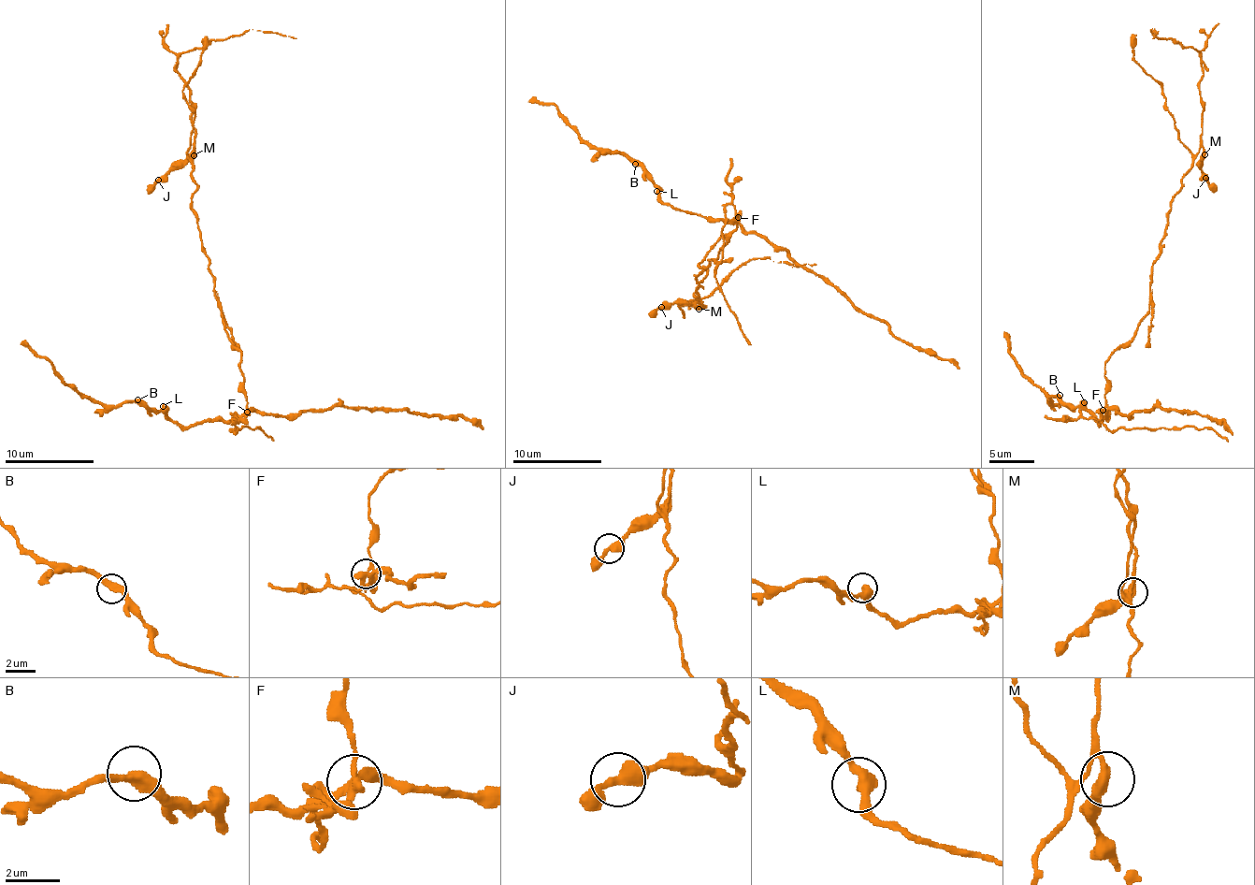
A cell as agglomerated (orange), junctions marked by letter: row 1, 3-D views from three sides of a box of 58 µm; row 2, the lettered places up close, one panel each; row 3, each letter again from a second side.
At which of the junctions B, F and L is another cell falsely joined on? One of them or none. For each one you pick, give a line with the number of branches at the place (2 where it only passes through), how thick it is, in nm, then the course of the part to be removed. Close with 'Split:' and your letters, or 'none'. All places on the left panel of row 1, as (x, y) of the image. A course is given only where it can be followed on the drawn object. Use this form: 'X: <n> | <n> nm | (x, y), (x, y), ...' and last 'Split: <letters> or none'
F: 4 | 320 nm | (247, 413), (241, 354), (220, 311), (193, 200), (195, 128), (178, 64), (184, 52), (252, 29), (296, 37)
Split: F

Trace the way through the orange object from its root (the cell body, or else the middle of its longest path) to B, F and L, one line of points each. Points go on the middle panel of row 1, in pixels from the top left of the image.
B: (714, 258), (737, 225), (735, 217), (739, 220), (704, 218), (672, 210), (660, 197), (654, 181), (635, 164)
F: (714, 258), (737, 225), (735, 217), (735, 220), (738, 218)
L: (714, 258), (737, 225), (735, 217), (739, 220), (704, 218), (672, 210), (656, 191)

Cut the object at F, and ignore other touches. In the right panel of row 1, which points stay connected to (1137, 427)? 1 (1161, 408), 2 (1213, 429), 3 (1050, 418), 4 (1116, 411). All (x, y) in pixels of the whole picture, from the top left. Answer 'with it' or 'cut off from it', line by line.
1: cut off from it
2: with it
3: with it
4: cut off from it

